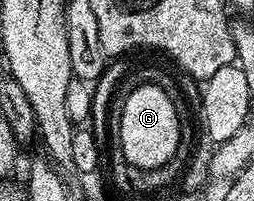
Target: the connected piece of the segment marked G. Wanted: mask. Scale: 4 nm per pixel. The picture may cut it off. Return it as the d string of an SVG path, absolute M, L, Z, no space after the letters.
M156 83L136 85L126 94L122 114L118 117L118 145L125 164L154 169L172 160L184 132L183 122L173 106L174 97Z

